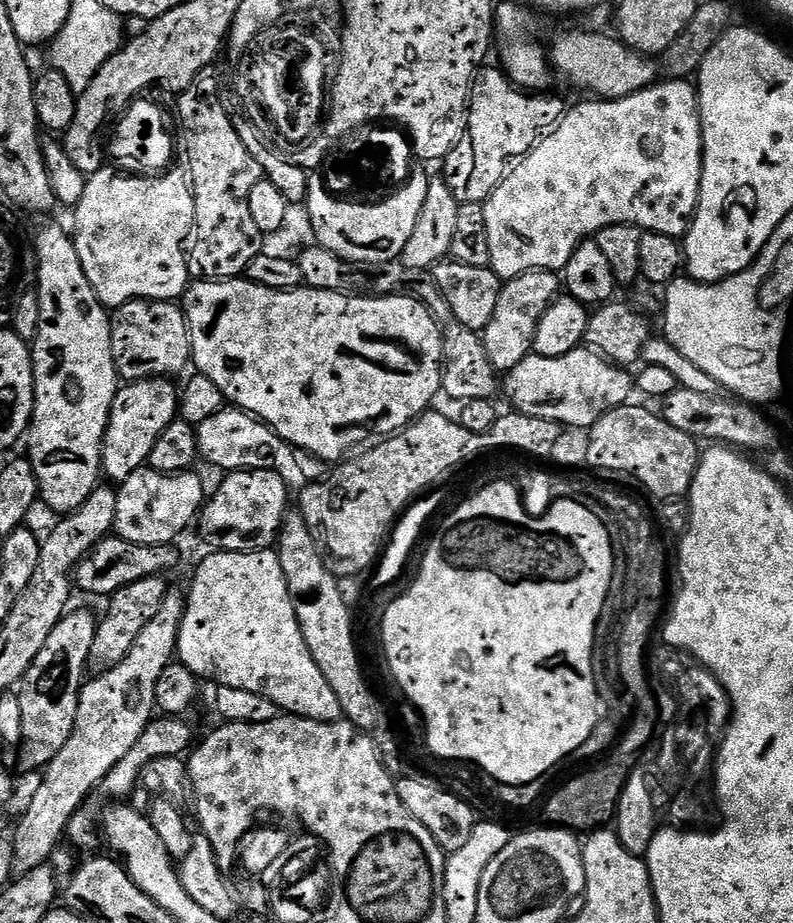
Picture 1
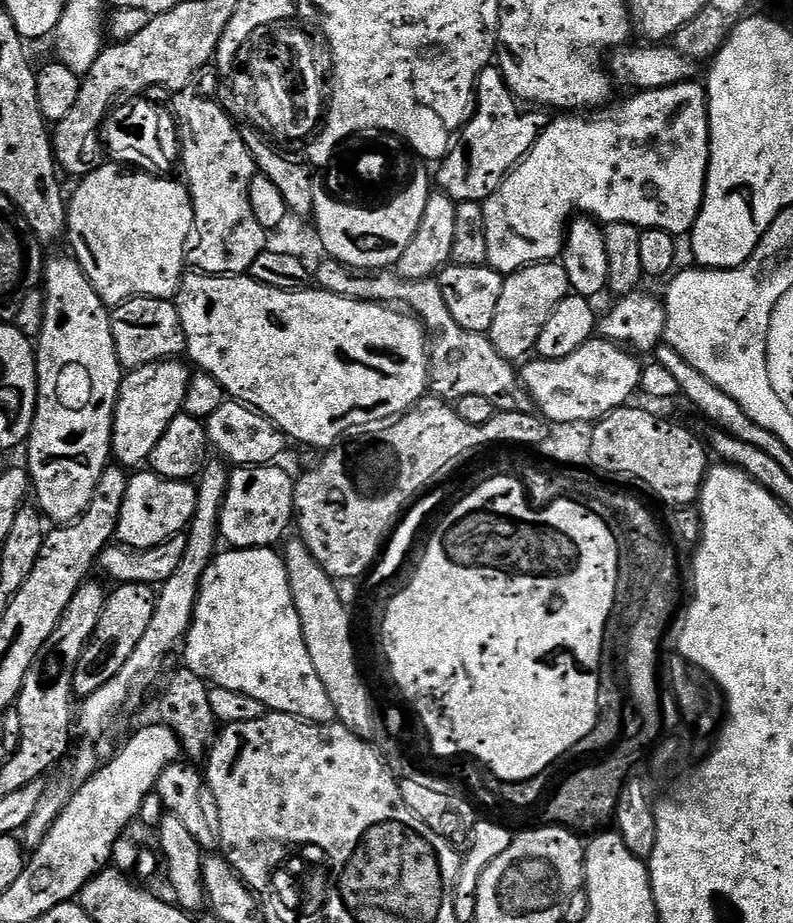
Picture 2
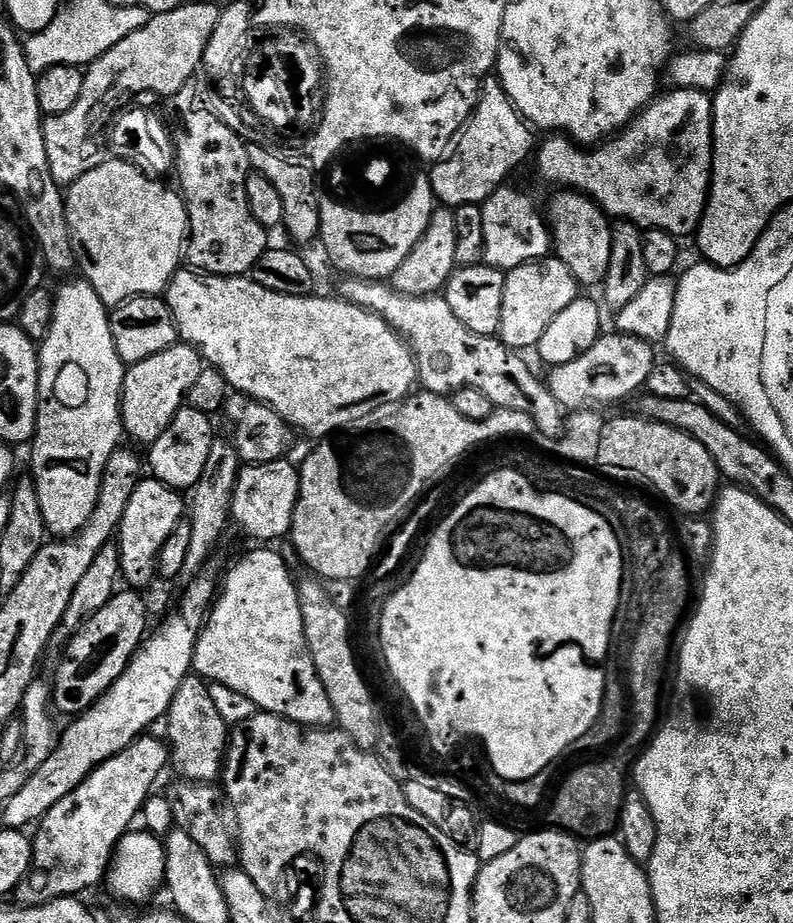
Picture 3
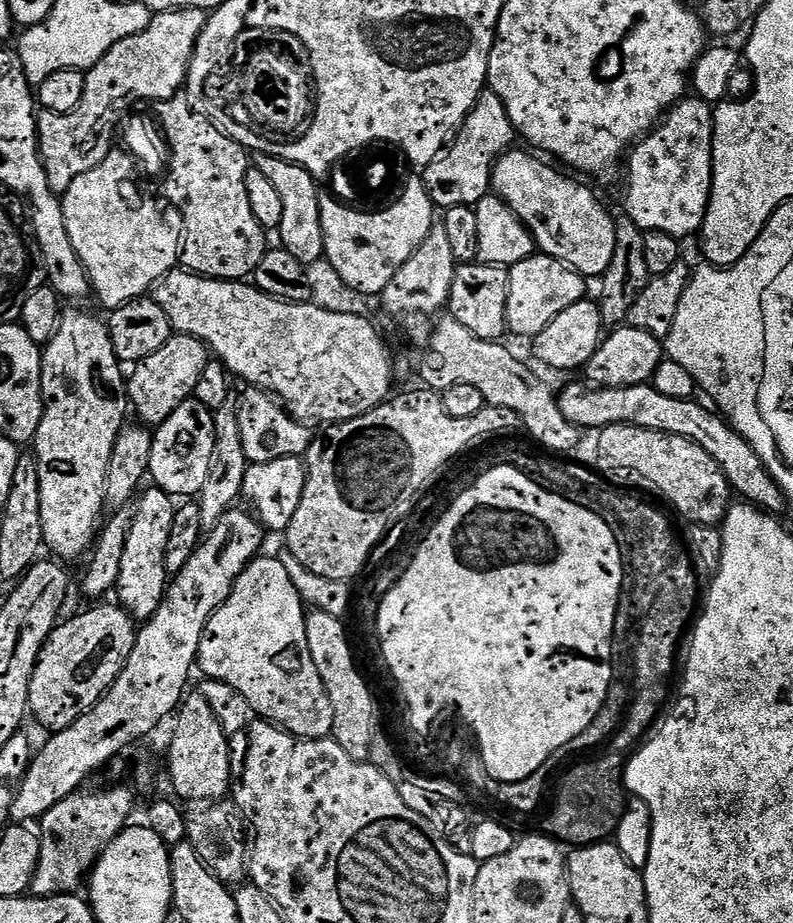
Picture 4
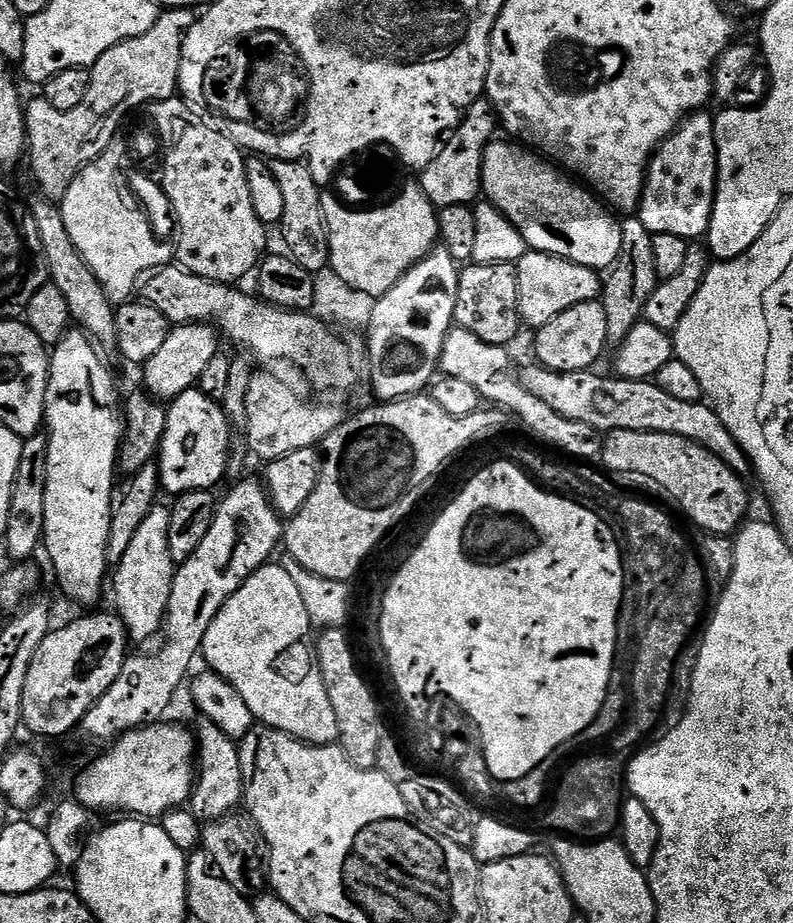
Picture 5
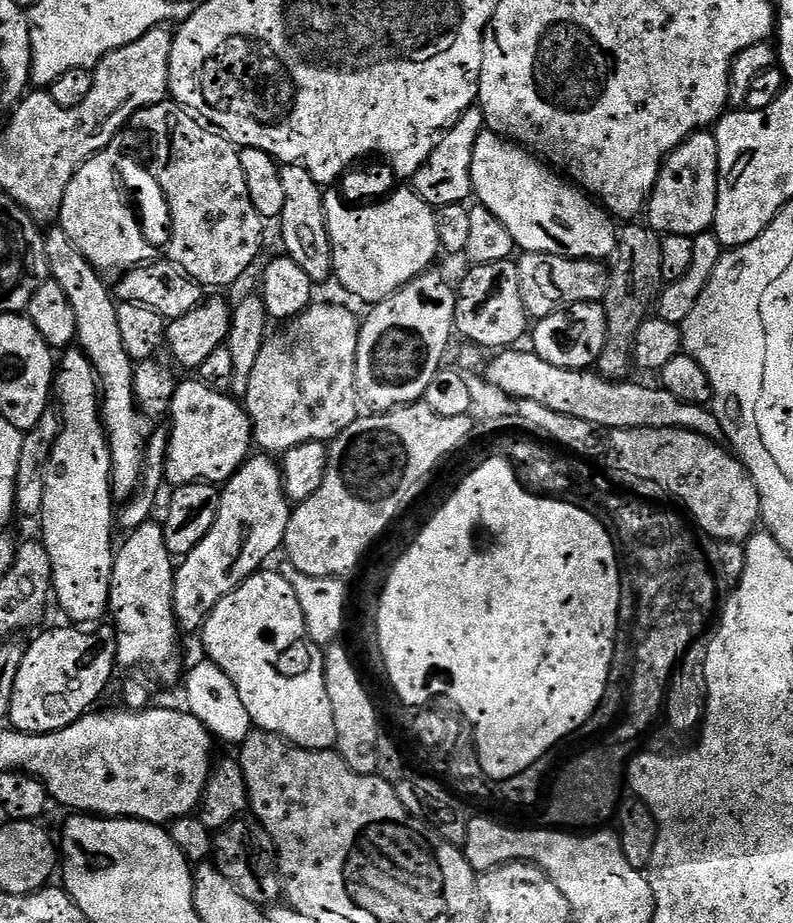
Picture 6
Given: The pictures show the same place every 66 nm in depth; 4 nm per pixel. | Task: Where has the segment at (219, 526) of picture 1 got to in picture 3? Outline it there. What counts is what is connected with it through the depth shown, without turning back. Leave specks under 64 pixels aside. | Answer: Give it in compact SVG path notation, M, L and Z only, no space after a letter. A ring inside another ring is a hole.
M291 459L275 460L265 464L254 464L241 467L238 474L238 482L234 486L234 498L232 499L231 523L236 524L252 540L256 542L272 542L268 540L280 540L292 531L292 519L294 518L294 506L298 502L300 493L300 473L297 465L291 464Z

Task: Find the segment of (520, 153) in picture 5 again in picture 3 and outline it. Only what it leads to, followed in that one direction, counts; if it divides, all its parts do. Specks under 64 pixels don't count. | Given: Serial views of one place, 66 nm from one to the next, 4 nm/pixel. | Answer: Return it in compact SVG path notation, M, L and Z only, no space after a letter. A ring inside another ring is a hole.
M560 190L552 200L552 205L546 208L546 219L550 225L555 255L560 257L566 266L570 266L570 274L582 286L588 284L603 285L606 274L610 270L610 250L612 249L612 224L610 217L603 208L599 208L589 196L571 190Z

